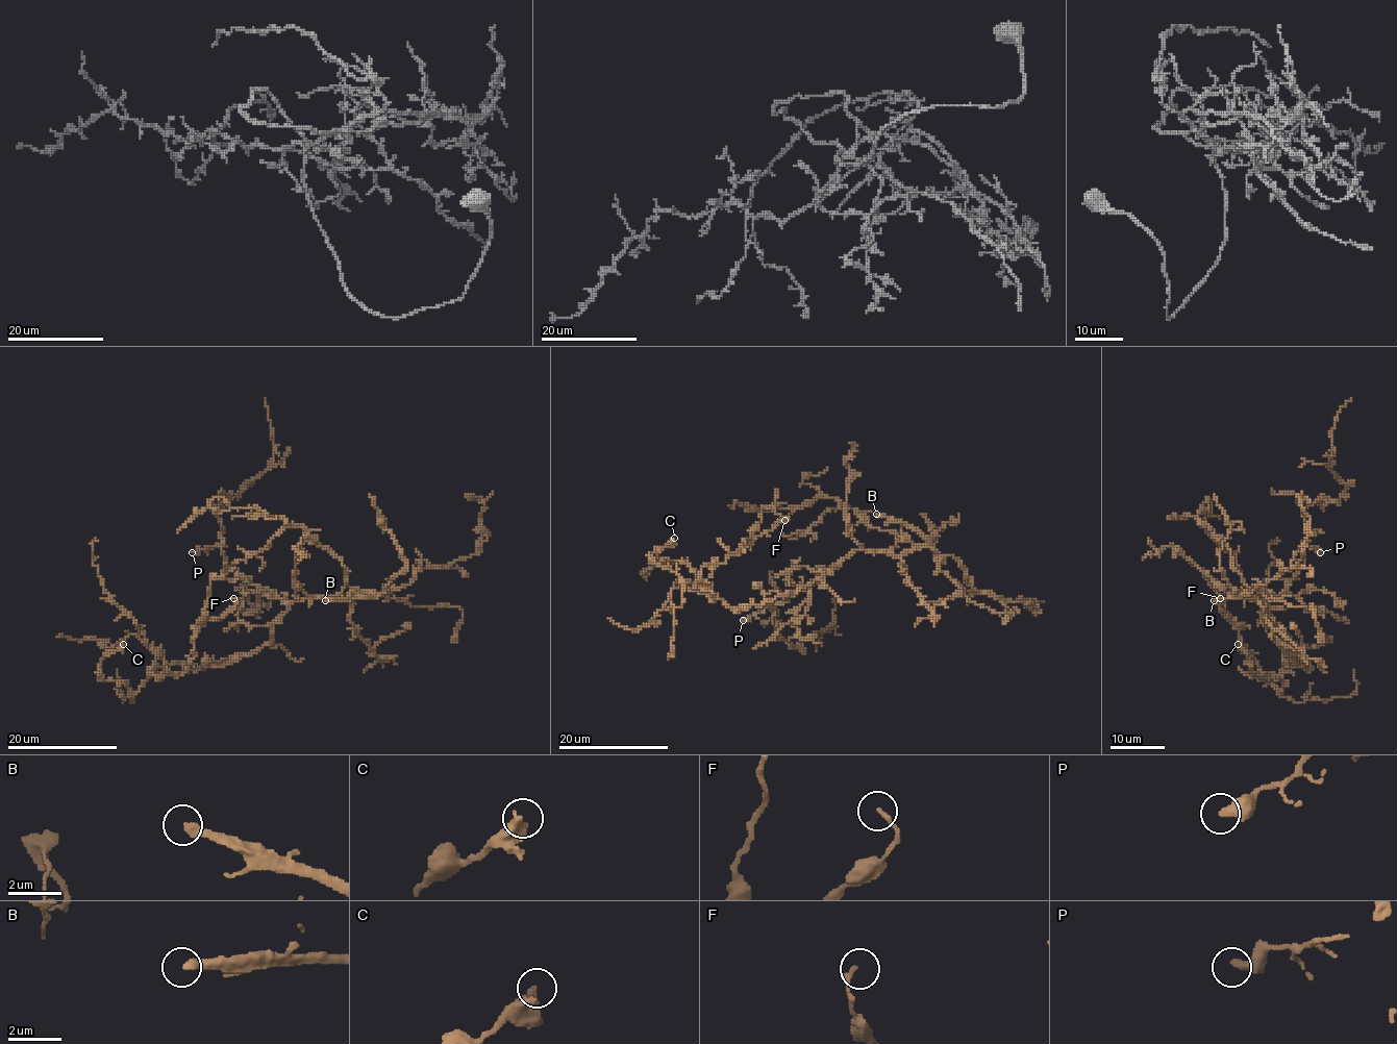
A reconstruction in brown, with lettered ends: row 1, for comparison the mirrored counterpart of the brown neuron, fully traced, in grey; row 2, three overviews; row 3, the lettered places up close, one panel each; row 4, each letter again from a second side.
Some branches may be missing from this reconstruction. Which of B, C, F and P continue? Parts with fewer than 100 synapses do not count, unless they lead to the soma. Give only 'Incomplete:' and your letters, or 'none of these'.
Incomplete: B

